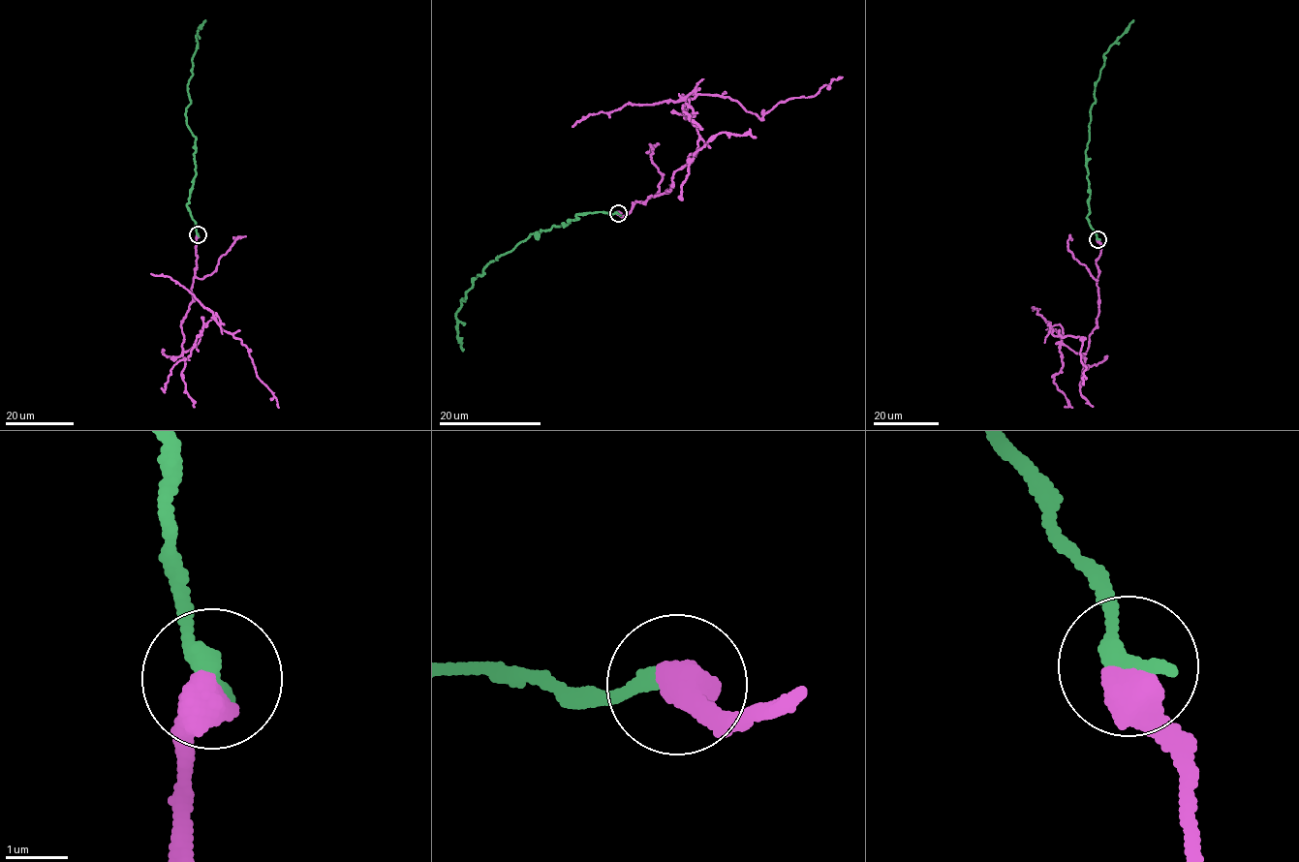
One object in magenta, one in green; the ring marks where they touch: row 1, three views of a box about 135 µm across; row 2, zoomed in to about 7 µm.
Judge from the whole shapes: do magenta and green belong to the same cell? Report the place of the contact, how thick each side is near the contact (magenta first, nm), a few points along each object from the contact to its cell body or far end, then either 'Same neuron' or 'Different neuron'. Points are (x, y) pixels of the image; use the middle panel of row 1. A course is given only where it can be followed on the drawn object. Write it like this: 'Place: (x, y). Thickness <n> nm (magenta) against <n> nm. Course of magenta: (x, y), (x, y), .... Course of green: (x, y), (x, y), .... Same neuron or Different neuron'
Place: (618, 213). Thickness 600 nm (magenta) against 340 nm. Course of magenta: (618, 212), (672, 190), (696, 153), (688, 99), (727, 96), (760, 118), (842, 76). Course of green: (618, 212), (576, 214), (563, 227), (528, 235), (487, 264), (455, 313), (462, 352). Different neuron

